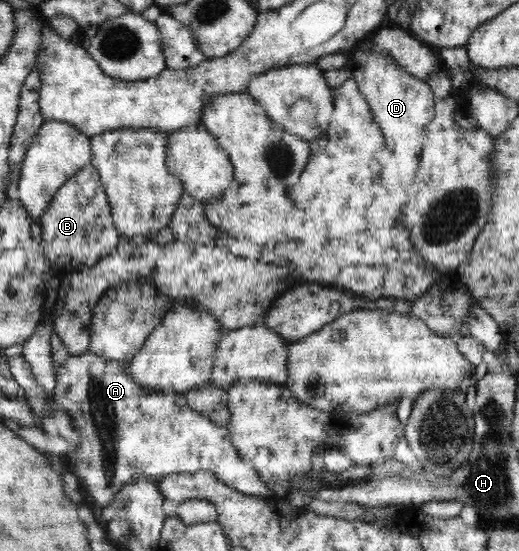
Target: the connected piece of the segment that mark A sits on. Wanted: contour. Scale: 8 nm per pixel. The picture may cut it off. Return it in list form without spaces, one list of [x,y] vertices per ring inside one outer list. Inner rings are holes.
[[[85,349],[79,355],[69,355],[56,371],[56,388],[53,398],[70,416],[80,430],[82,442],[75,459],[68,459],[67,466],[77,470],[76,475],[91,501],[105,508],[107,503],[133,475],[146,475],[153,481],[165,479],[176,473],[195,473],[199,470],[213,472],[227,487],[263,500],[278,499],[275,492],[261,481],[251,462],[245,461],[232,444],[227,428],[219,427],[207,417],[191,409],[184,394],[173,391],[157,392],[144,388],[131,377],[130,360],[117,361],[95,355]]]

